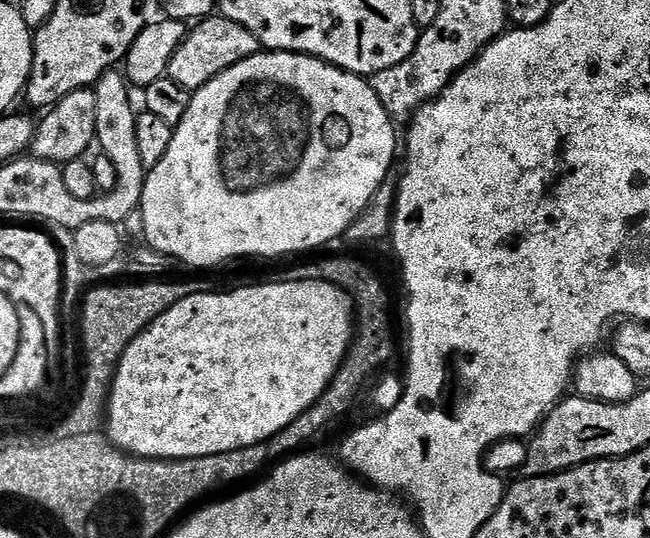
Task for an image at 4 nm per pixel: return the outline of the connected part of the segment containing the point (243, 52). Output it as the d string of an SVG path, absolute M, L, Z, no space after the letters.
M213 14L199 21L193 28L196 29L193 32L191 29L185 35L178 50L170 58L167 74L174 82L178 82L178 86L188 89L191 93L206 86L206 82L218 78L218 74L230 70L230 66L238 66L238 62L261 51L258 38L254 34L250 34L250 30L246 30L246 26L242 26L238 22L230 22L230 18L225 16Z

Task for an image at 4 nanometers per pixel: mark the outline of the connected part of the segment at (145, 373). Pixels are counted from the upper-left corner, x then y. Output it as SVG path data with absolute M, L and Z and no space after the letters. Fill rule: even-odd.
M281 279L281 284L252 284L249 288L236 288L233 292L200 292L182 298L170 310L166 310L149 328L122 354L116 366L106 401L106 435L117 448L129 456L154 460L185 460L186 458L206 458L210 454L226 454L234 450L249 448L255 444L267 445L290 422L294 422L306 410L310 410L324 396L324 391L344 364L354 339L354 305L352 297L325 280Z

